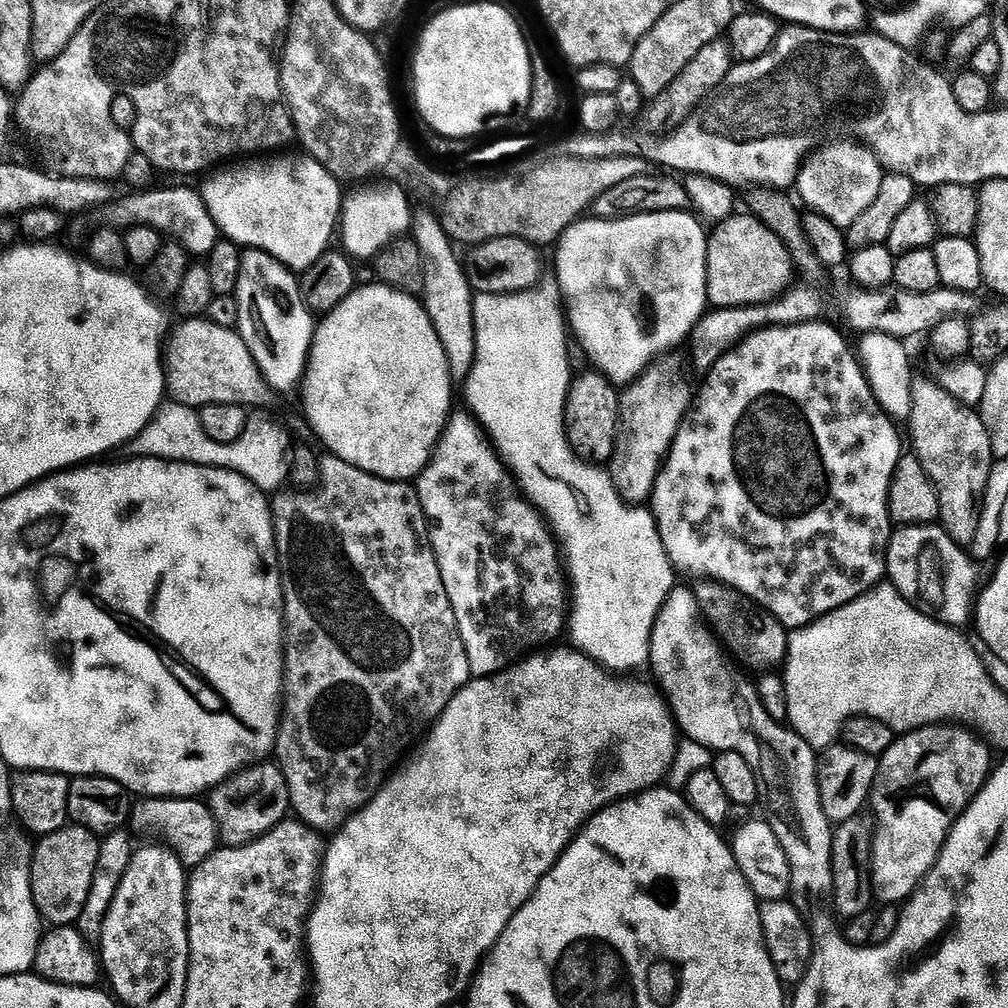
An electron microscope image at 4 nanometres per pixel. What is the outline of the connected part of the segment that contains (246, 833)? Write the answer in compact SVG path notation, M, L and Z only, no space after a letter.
M256 762L245 766L235 776L211 789L210 807L216 815L223 839L229 845L248 844L274 830L283 820L289 819L292 803L286 786L284 771L279 763Z

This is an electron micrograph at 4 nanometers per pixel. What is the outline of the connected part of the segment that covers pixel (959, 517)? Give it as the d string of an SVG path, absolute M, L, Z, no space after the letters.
M915 377L911 396L908 426L912 430L912 452L939 495L940 526L956 544L969 547L978 530L985 490L996 464L989 431L973 407L959 403L935 381Z

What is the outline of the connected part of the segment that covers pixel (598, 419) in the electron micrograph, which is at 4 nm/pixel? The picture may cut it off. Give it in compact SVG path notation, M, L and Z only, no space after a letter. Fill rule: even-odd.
M591 370L575 377L568 386L568 401L564 407L564 425L568 427L568 440L581 456L592 462L611 461L616 450L616 438L620 431L620 392L603 372Z

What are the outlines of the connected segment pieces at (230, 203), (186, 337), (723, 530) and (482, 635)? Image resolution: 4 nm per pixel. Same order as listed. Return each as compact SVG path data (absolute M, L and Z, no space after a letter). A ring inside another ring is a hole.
M272 154L267 158L248 158L243 162L232 162L227 166L220 166L211 173L212 176L205 182L204 188L202 187L202 195L206 206L210 210L212 217L216 219L216 224L219 225L221 233L225 237L228 236L236 244L244 244L245 249L257 248L266 254L270 254L278 262L282 262L287 268L292 269L297 274L307 273L310 266L314 266L314 262L318 262L318 258L322 258L322 254L329 251L330 245L328 244L338 232L338 225L340 222L340 206L342 203L342 184L335 176L330 175L326 169L318 163L317 160L312 159L307 154L299 154L300 156L284 156L288 154Z
M192 318L177 330L175 327L166 348L166 388L175 401L197 410L212 404L260 408L270 396L264 376L239 331L208 318Z
M826 323L761 327L749 331L735 348L725 353L706 373L708 381L701 388L699 385L694 407L678 430L672 449L660 466L650 497L652 517L656 520L666 554L677 569L689 568L704 576L700 578L709 578L741 592L771 616L777 616L789 630L806 628L820 617L829 616L834 610L877 587L886 576L888 546L894 531L894 521L888 513L888 499L890 482L902 455L897 425L892 417L880 409L853 345L851 348L844 341L843 334Z
M457 411L448 421L448 427L440 436L436 449L432 451L430 462L420 471L414 483L418 490L418 498L422 502L422 510L428 519L428 533L432 539L432 549L438 558L438 570L442 574L442 586L446 586L446 594L450 598L450 606L454 606L454 618L458 622L460 637L466 650L466 658L470 662L472 676L495 676L497 672L512 667L529 650L539 649L547 640L555 638L566 628L566 578L562 573L562 562L558 557L558 546L554 541L543 517L518 493L513 479L508 475L503 461L496 455L487 437L481 432L475 419L467 411Z

